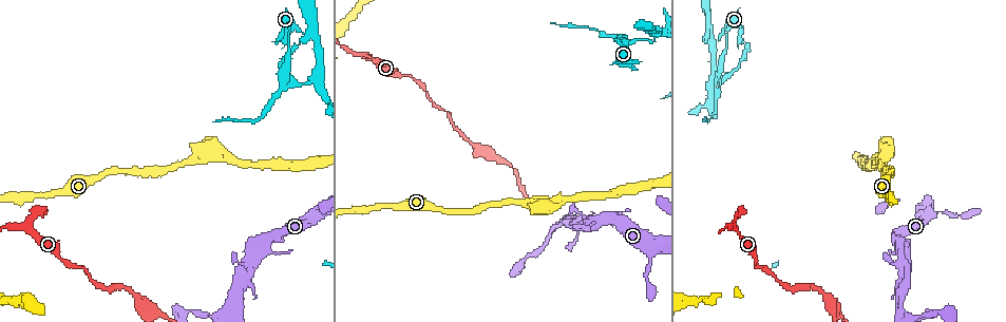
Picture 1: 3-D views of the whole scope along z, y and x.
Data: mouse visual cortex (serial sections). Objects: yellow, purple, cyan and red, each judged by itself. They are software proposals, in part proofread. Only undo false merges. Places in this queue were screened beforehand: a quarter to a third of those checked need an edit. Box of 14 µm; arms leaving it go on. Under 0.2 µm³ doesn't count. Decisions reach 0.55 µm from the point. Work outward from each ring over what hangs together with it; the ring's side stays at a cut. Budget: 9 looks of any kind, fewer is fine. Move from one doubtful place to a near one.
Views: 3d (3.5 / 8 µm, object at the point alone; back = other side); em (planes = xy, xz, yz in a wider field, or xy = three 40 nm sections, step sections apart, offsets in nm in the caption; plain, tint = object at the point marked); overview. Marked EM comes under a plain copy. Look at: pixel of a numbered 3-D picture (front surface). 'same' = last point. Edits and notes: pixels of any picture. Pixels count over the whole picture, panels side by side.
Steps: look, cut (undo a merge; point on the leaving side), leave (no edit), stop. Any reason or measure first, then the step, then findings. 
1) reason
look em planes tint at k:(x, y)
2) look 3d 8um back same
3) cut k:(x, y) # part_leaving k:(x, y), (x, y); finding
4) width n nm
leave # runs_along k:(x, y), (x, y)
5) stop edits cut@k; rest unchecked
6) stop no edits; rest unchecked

sharp bend
look 3d 3.5um back at 1:(300, 83)

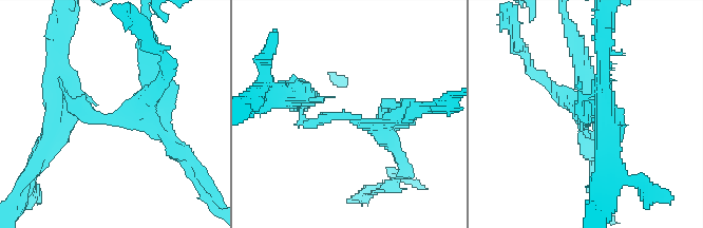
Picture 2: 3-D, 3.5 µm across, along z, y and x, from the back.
now the EM
look em xy step 5 tint at 2:(343, 116)

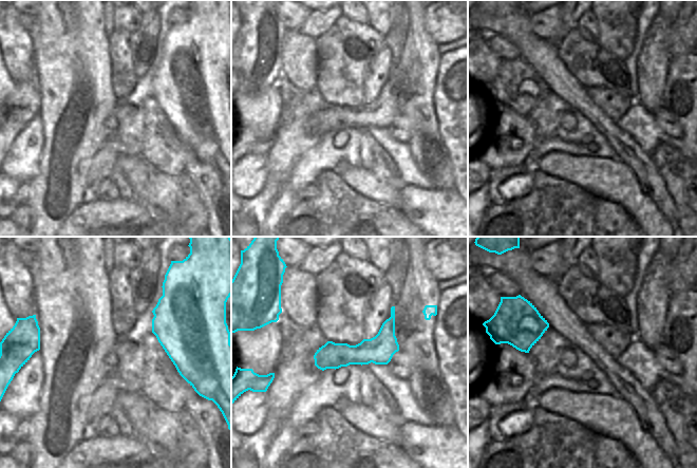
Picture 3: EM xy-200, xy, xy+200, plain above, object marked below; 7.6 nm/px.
leave # runs_along 2:(150, 83), (111, 119), (62, 87); continuous, no second cell

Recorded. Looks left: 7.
three-way junction
look 3d 3.5um back at 1:(646, 249)

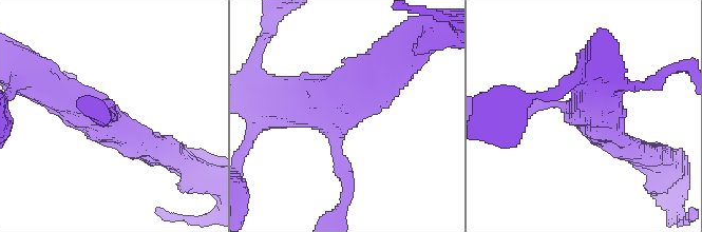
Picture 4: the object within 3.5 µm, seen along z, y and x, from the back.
need the tissue
look em xy step 1 tint at 4:(341, 118)

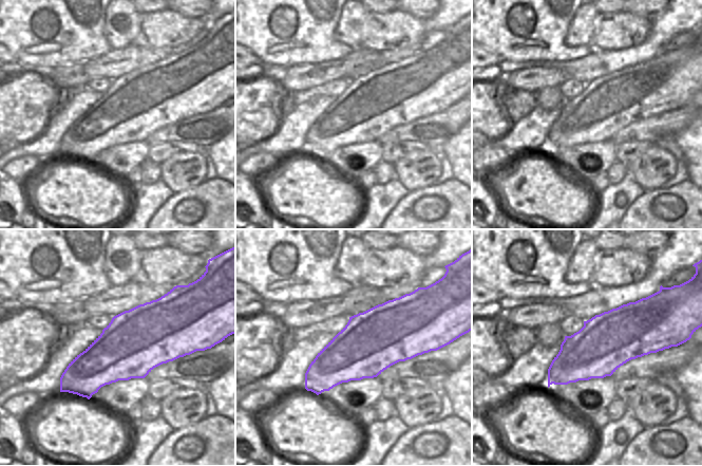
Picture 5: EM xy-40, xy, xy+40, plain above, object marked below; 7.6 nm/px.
width 460 nm
leave # runs_along 4:(149, 143), (41, 78); all the same cell

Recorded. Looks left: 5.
four-way junction
look 3d 3.5um back at 1:(230, 315)

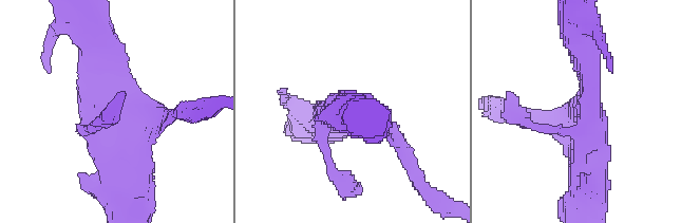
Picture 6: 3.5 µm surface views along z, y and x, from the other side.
arms 4; arm_widths 150, 200, 200, 300 nm; need the tissue
look em planes tint at 6:(592, 110)

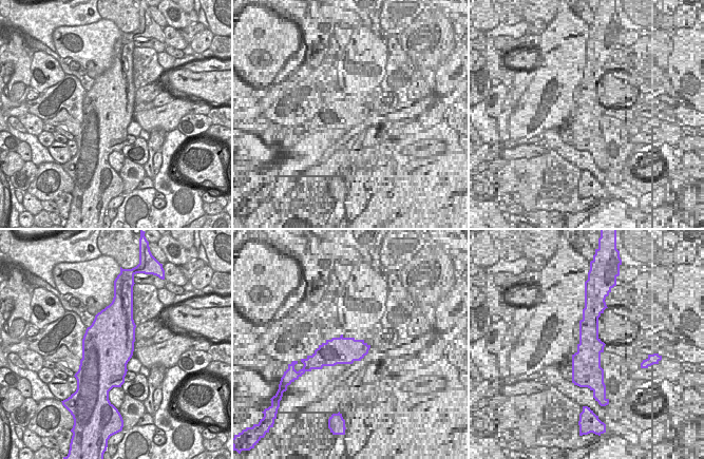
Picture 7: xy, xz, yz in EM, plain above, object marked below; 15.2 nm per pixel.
leave # one cell here

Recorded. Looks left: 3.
abrupt turn
look 3d 8um at 1:(736, 227)

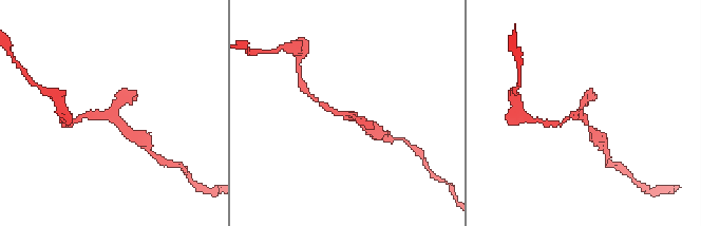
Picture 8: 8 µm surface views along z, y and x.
closer look
look 3d 3.5um at 8:(585, 113)

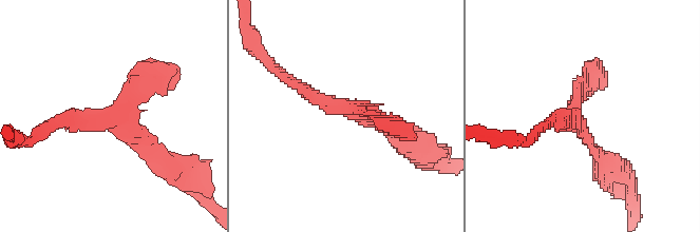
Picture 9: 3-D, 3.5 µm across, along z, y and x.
need the tissue
look em xy step 1 tint at 9:(575, 121)

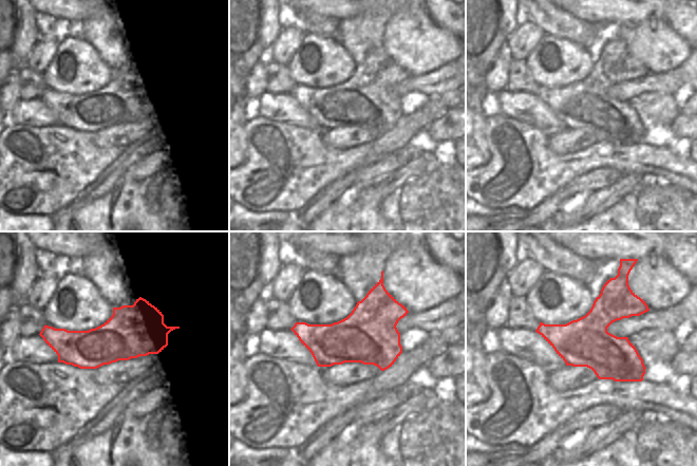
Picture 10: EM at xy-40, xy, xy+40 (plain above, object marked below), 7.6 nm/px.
leave # runs_along 9:(607, 162), (574, 114), (593, 75); all the same cell

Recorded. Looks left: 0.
stop no edits; rest unchecked

